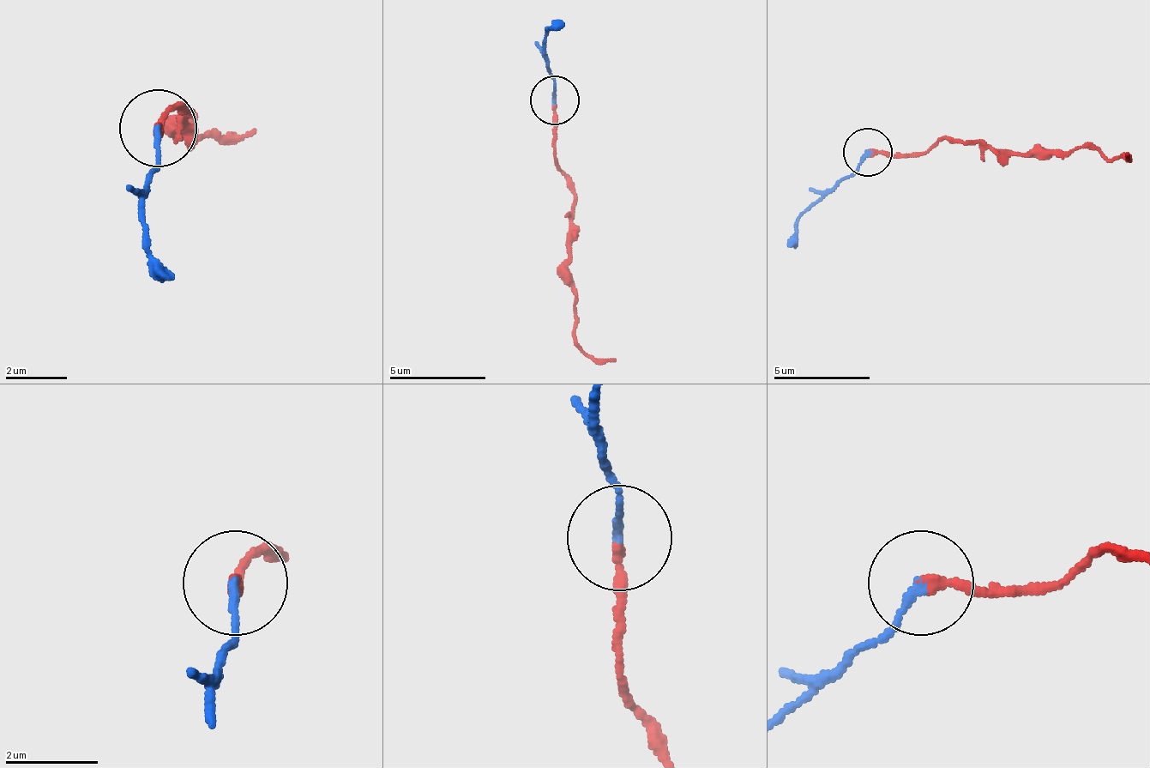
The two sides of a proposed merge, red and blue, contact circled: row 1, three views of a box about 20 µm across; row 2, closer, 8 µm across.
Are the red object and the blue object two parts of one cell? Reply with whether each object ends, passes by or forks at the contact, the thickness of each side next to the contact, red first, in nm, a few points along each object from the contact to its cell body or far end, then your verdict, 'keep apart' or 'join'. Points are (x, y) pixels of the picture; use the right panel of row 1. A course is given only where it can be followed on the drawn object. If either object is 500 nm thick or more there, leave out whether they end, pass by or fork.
red ends there; blue ends there; 200 nm thick on the red side, 190 nm on the other; red runs (869, 151), (926, 155), (941, 141), (960, 141), (1023, 155), (1081, 146), (1105, 155), (1124, 155), (1129, 151); blue runs (869, 151), (806, 214), (786, 247); join

